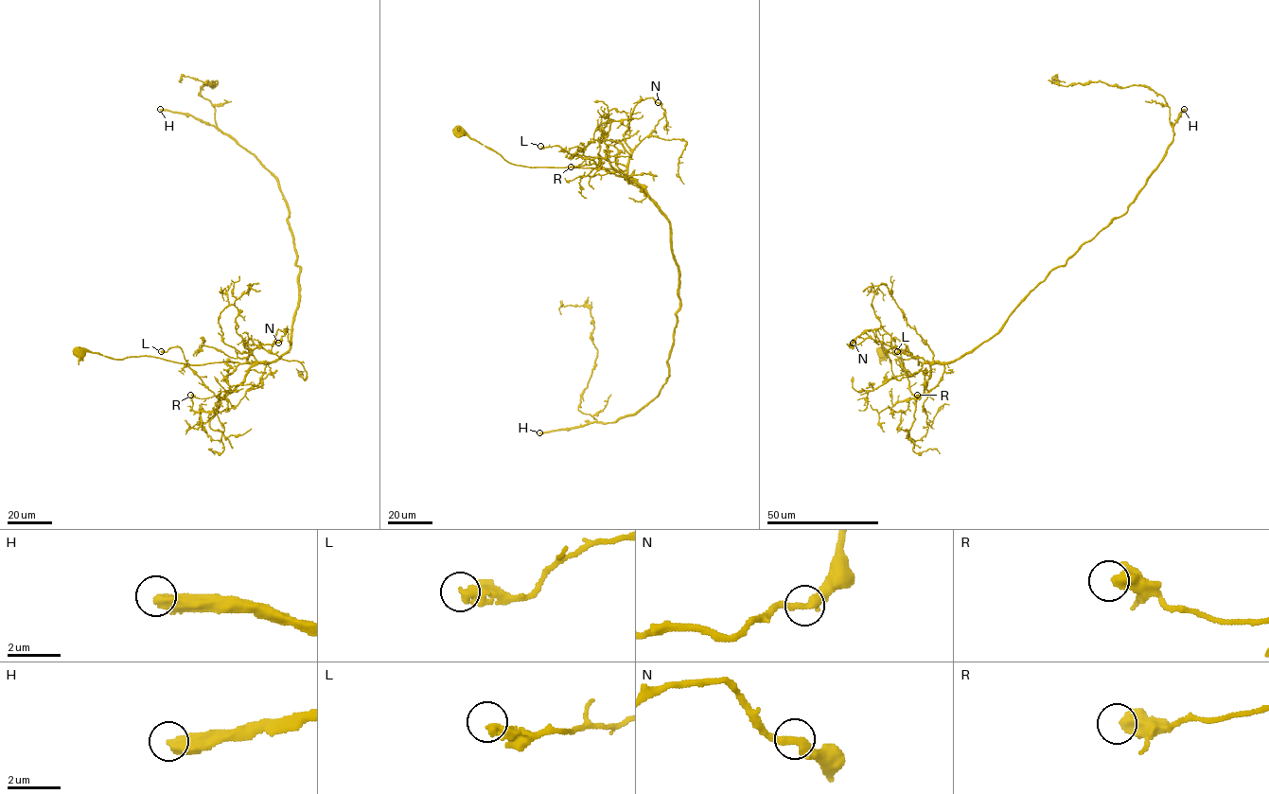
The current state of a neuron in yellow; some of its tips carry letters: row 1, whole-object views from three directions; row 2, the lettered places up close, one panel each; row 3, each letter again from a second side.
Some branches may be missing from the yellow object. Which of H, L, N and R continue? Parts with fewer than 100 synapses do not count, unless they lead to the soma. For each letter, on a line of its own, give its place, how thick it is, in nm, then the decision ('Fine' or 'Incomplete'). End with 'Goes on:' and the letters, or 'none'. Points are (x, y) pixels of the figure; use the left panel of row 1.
H: Place: (160, 109). Thickness 500 nm. Incomplete
L: Place: (161, 351). Thickness 360 nm. Fine
N: Place: (278, 343). Thickness 300 nm. Fine
R: Place: (190, 395). Thickness 600 nm. Fine
Goes on: H

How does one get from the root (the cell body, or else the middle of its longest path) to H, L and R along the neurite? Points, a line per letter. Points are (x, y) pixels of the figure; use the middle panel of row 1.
H: (459, 131), (516, 165), (619, 170), (669, 223), (679, 307), (669, 376), (660, 392), (615, 421), (539, 432)
L: (459, 131), (516, 165), (609, 167), (631, 179), (616, 176), (593, 161), (571, 154), (558, 146), (540, 146)
R: (459, 131), (516, 165), (609, 167), (631, 179), (616, 176), (594, 163), (571, 167)

